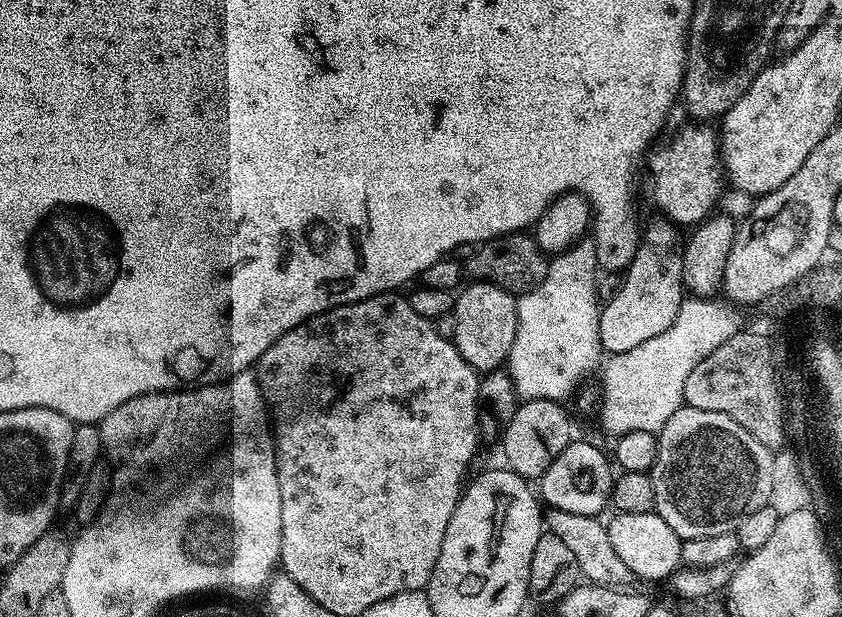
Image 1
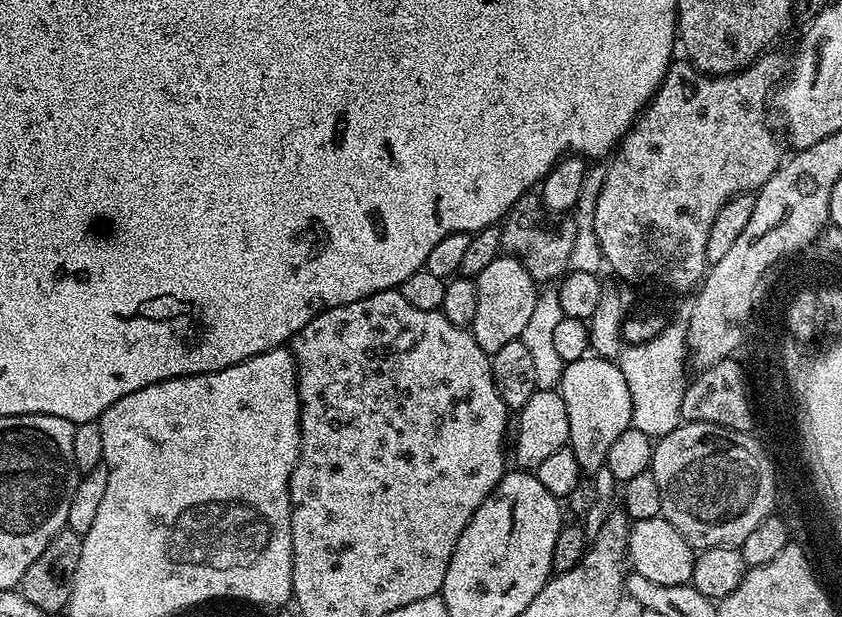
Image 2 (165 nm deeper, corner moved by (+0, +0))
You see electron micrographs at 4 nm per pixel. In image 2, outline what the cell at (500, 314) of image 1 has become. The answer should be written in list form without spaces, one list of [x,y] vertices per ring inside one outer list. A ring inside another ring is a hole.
[[[501,254],[482,270],[482,274],[474,277],[476,282],[476,305],[474,306],[474,322],[470,329],[474,342],[482,346],[486,353],[502,350],[509,342],[521,339],[530,317],[534,314],[538,282],[522,266],[522,262],[514,256]]]

